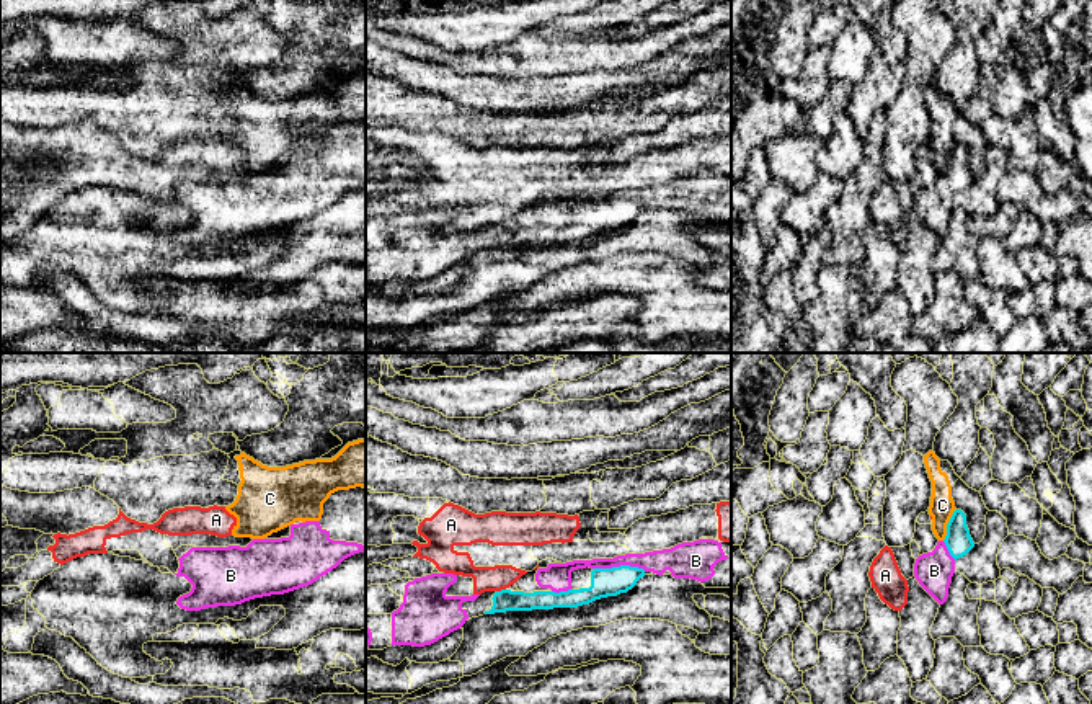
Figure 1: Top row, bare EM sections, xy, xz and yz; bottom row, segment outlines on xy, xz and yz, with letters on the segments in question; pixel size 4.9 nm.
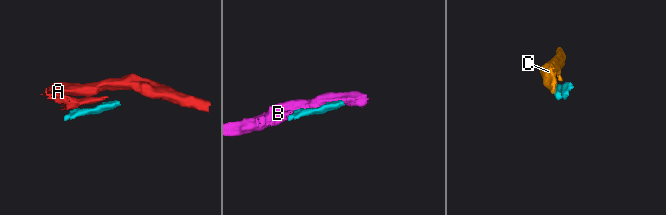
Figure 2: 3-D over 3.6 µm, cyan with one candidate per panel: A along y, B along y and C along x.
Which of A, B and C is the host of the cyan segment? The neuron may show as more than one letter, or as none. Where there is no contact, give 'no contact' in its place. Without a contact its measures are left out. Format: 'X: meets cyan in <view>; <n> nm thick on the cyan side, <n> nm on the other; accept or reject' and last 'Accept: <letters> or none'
A: meets cyan in xz; 110 nm thick on the cyan side, 130 nm on the other; reject
B: meets cyan in xz; 140 nm thick on the cyan side, 110 nm on the other; accept
C: meets cyan in yz; 130 nm thick on the cyan side, 120 nm on the other; reject
Accept: B

